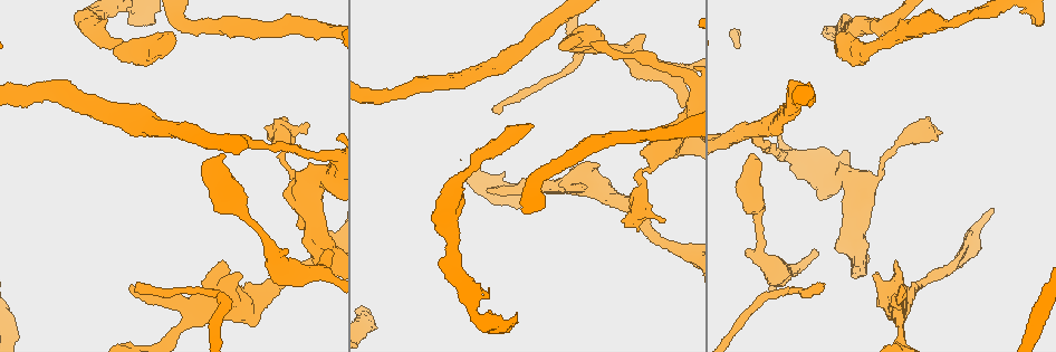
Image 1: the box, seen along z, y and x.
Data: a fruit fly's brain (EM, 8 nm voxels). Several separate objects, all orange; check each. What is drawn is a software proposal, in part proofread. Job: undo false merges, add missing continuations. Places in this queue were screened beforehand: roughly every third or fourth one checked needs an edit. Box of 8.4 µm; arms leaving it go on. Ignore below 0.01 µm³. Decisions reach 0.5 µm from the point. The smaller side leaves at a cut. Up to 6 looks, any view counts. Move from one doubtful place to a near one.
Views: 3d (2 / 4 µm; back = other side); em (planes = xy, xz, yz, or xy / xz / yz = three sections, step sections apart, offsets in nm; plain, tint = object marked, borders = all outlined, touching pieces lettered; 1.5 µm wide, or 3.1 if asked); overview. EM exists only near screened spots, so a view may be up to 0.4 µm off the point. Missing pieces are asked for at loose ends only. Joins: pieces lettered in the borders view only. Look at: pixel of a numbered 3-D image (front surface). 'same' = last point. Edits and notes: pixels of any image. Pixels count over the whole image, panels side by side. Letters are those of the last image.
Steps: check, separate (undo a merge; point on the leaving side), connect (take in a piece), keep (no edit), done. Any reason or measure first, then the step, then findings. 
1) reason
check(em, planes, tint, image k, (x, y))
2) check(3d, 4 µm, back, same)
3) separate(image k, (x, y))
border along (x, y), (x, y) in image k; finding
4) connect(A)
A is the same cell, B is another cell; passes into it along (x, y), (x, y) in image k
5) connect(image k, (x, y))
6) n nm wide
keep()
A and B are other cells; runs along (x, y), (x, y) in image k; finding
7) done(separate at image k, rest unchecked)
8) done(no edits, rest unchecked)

free end
check(3d, 4 µm, back, image 1, (747, 250))

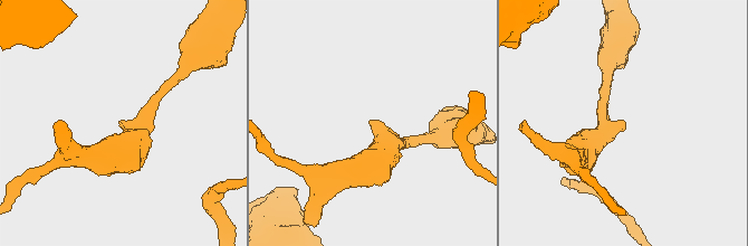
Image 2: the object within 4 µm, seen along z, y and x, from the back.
check(em, xz, step 8, tint, image 2, (371, 123))

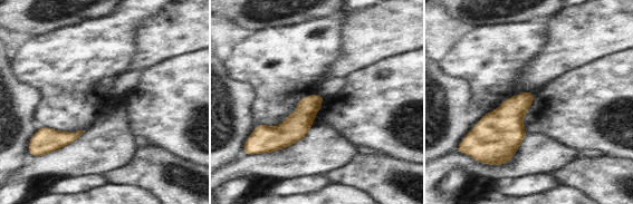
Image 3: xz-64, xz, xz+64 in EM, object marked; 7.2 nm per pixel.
see the neighbours
check(em, xz, step 8, borders, same)

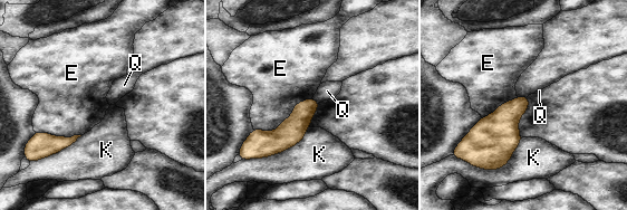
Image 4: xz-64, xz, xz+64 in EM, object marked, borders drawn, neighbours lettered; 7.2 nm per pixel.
E touches over 480 nm
keep()
E, K and Q are other cells; border along (312, 97), (318, 103) in image 4; no lettered piece goes on from it

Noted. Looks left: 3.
an open end
check(em, yz, step 4, borders, image 1, (240, 274))

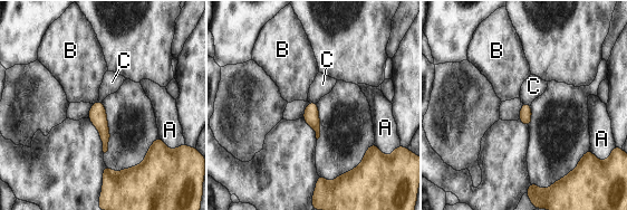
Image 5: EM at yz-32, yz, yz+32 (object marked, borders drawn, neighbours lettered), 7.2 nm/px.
another direction
check(em, planes, borders, same)

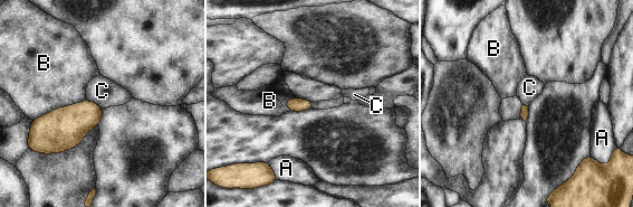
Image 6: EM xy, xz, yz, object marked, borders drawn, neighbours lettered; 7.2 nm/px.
keep()
A, B and C are other cells; border along (86, 99), (95, 102), (102, 109) in image 6; none of them fits

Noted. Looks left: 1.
end of a long branch
check(em, planes, borders, image 1, (838, 41))

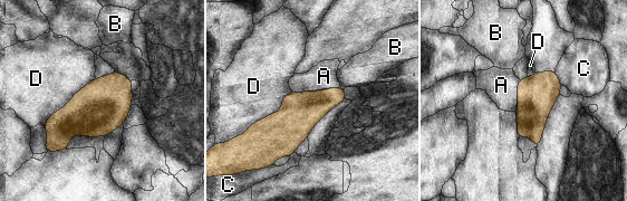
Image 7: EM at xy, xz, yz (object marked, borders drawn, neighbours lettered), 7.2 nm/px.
connect(image 7, (324, 76))
A is the same cell, B, C and D are other cells; passes into it along (300, 112), (316, 92), (324, 76) in image 7; it goes on there

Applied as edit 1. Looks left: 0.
done(connect at image 7, rest unchecked)

